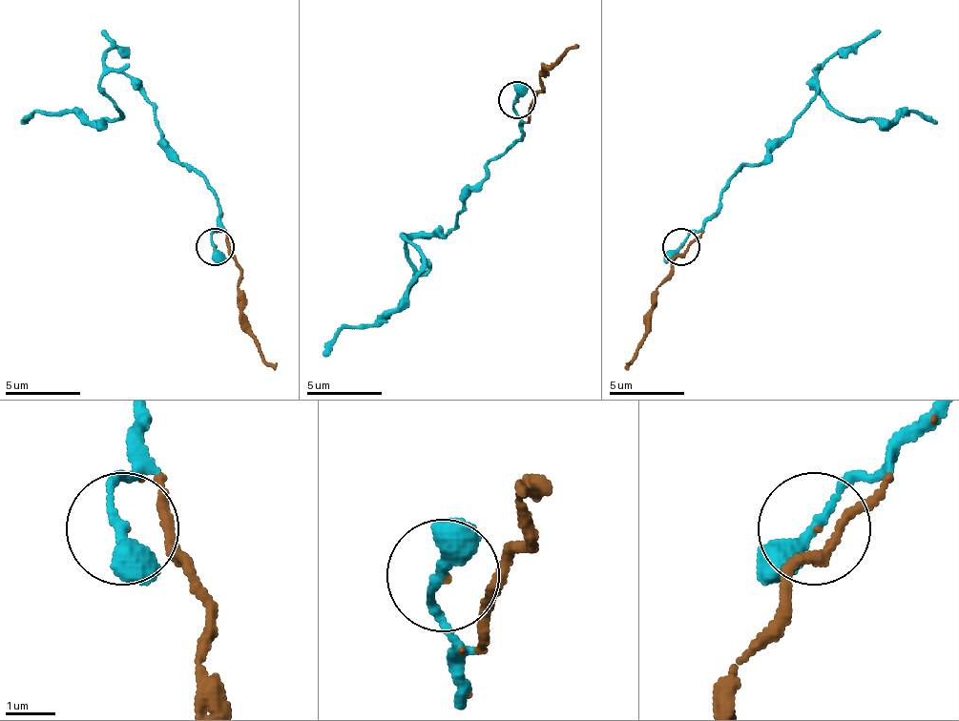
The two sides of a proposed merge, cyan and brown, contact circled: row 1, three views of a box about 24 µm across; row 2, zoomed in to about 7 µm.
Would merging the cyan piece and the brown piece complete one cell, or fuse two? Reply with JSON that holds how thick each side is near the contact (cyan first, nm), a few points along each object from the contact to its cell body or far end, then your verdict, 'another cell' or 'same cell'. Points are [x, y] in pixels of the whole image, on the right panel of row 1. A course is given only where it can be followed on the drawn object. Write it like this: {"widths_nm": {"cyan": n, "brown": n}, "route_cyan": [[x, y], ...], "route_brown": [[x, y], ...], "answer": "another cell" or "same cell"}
{"widths_nm": {"cyan": 280, "brown": 30}, "route_cyan": [[681, 247], [816, 94], [816, 72], [816, 91], [835, 109], [865, 120], [925, 113], [936, 124]], "route_brown": [[681, 247], [689, 244], [674, 258], [656, 289], [652, 330], [625, 371]], "answer": "same cell"}

